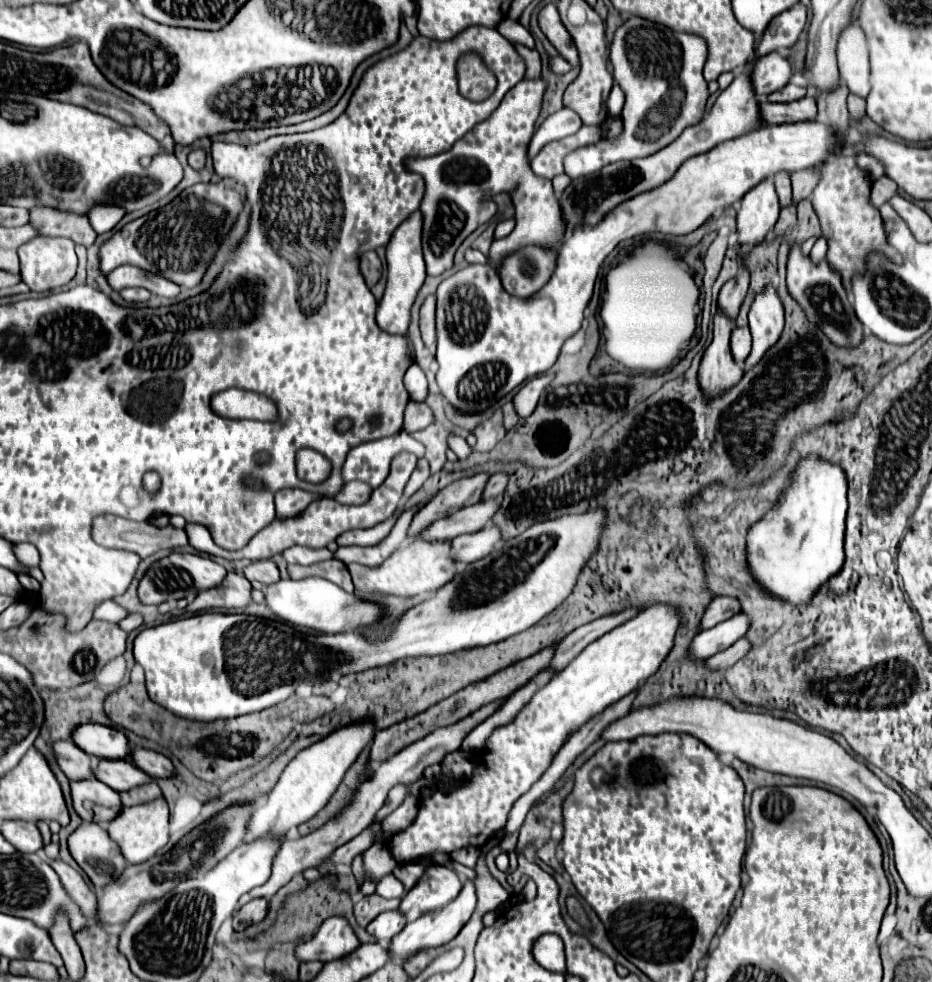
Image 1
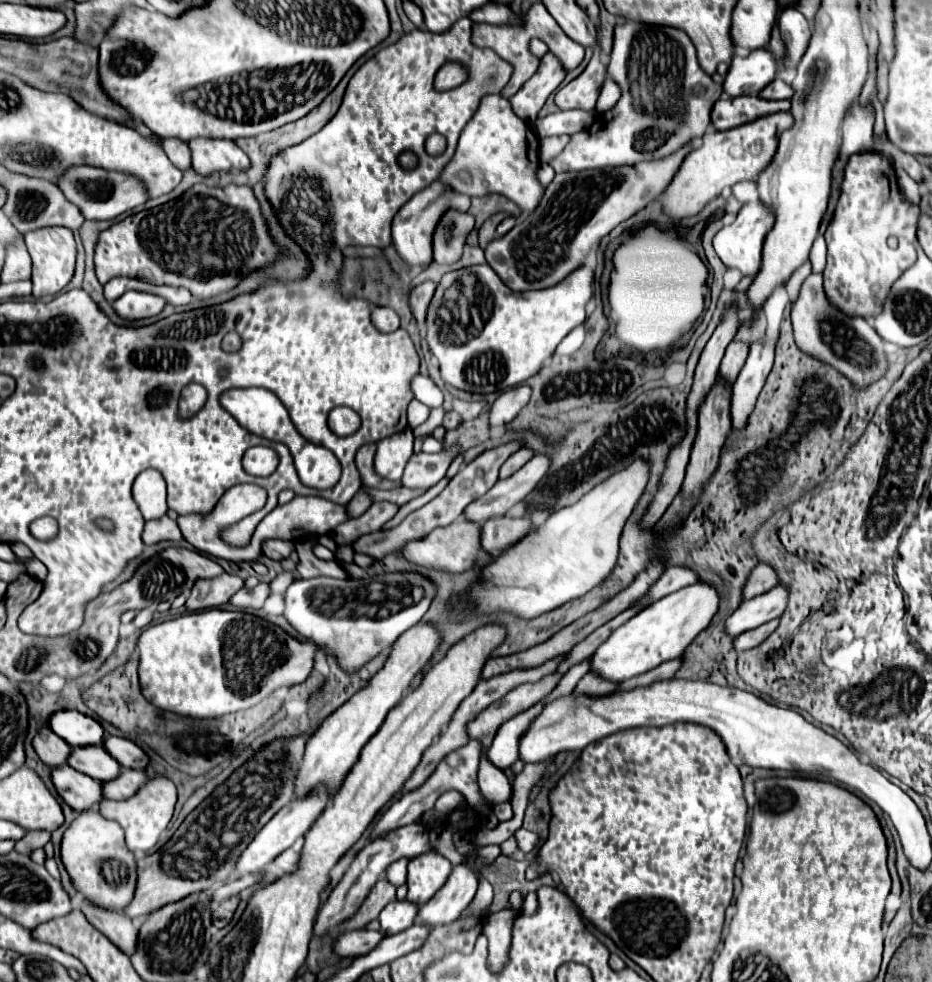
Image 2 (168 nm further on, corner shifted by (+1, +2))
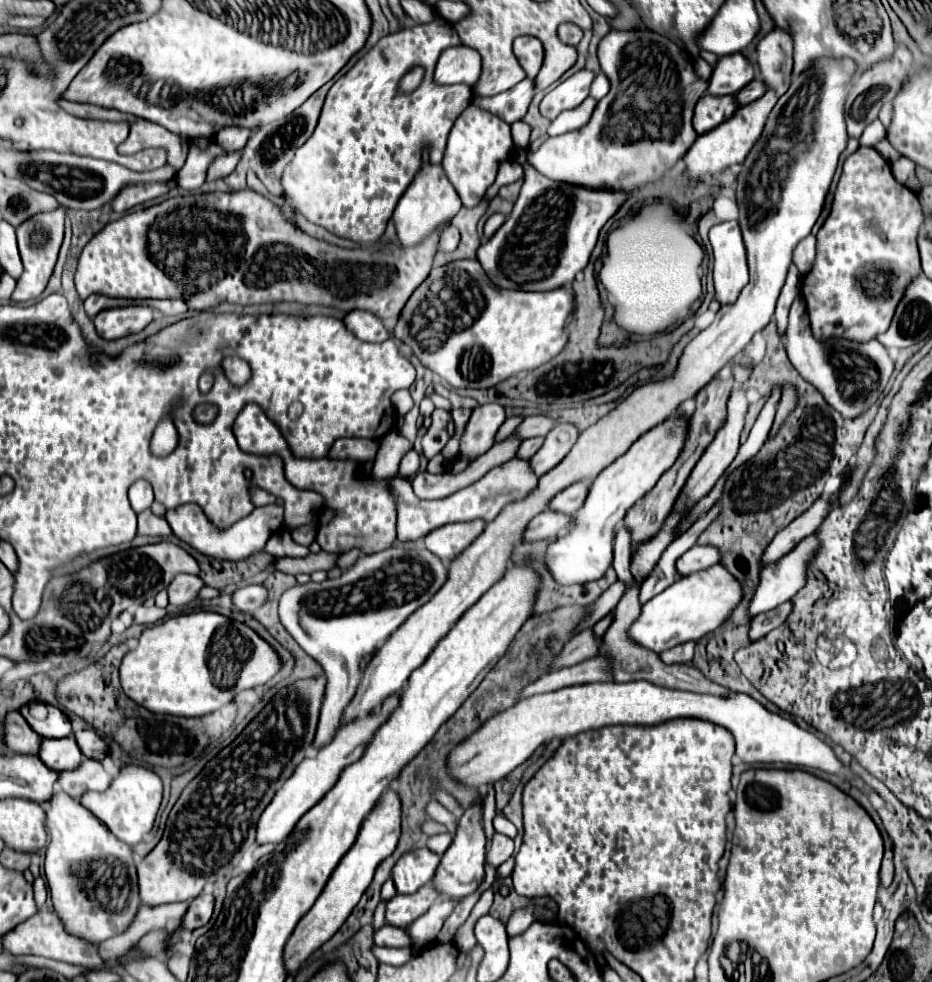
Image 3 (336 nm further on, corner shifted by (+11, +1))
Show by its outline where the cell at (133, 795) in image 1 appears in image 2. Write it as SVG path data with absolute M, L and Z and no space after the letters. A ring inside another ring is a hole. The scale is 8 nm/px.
M125 768L119 778L111 780L111 782L103 782L103 794L109 800L127 800L131 798L145 782L147 782L147 774L141 770L129 770Z

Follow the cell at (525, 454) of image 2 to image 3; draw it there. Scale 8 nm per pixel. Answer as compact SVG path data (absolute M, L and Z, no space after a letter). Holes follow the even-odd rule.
M533 437L533 439L525 439L523 443L521 443L521 447L519 447L519 453L517 453L517 457L521 457L521 459L531 459L539 449L541 449L541 445L543 445L543 437Z

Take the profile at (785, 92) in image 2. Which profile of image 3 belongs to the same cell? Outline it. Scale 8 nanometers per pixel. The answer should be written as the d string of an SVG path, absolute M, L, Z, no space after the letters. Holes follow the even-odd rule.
M757 77L757 79L753 79L751 83L747 83L737 95L735 95L735 99L737 99L737 105L747 105L747 103L751 103L751 101L755 101L755 99L759 99L763 93L765 93L765 83Z

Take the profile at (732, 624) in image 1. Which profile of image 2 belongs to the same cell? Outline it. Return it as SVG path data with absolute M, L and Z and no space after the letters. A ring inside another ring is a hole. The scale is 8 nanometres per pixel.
M783 586L771 588L767 594L755 596L747 602L743 602L725 622L725 632L727 636L735 638L751 628L757 628L773 618L779 618L781 612L787 606L787 592Z

